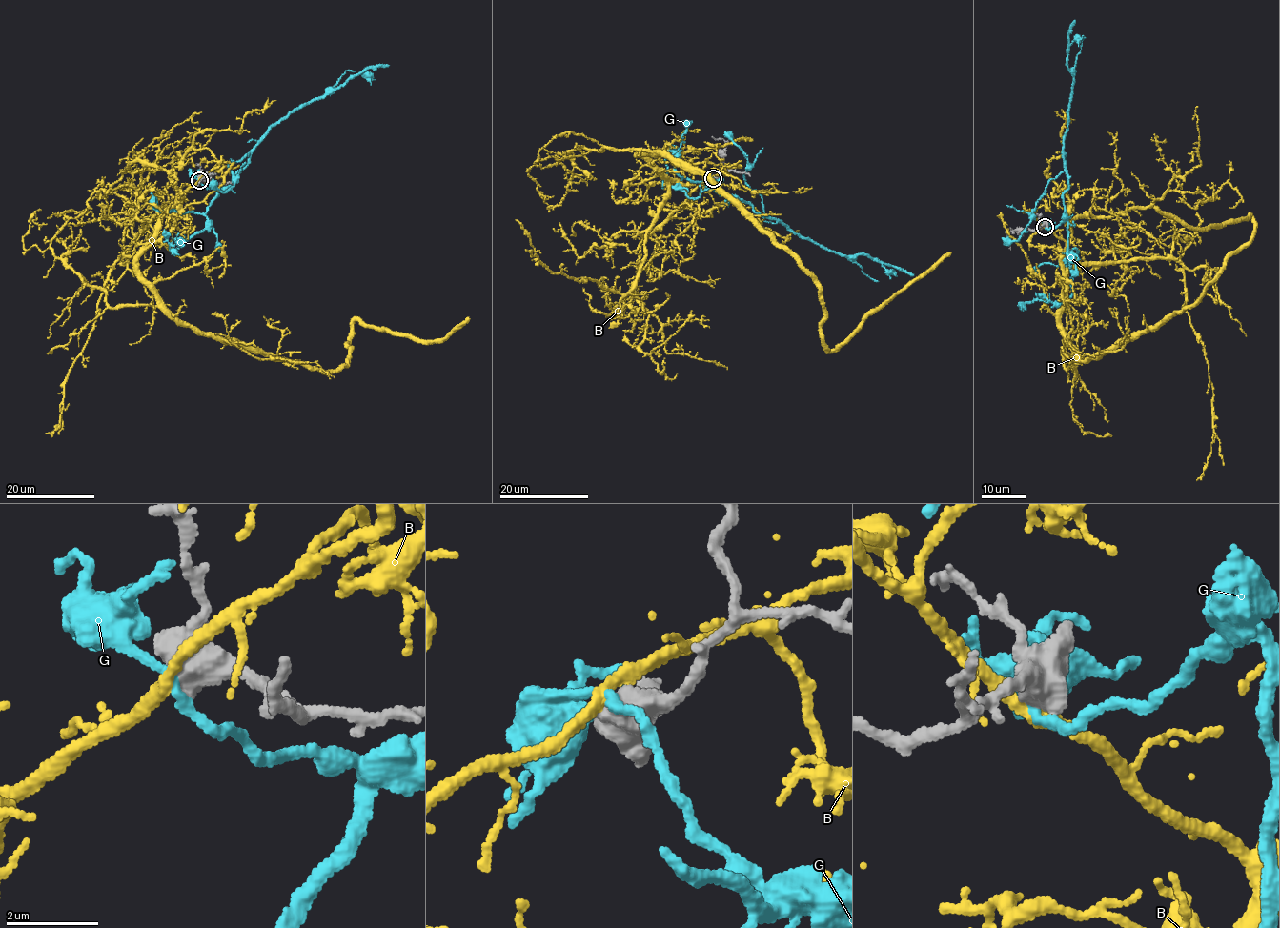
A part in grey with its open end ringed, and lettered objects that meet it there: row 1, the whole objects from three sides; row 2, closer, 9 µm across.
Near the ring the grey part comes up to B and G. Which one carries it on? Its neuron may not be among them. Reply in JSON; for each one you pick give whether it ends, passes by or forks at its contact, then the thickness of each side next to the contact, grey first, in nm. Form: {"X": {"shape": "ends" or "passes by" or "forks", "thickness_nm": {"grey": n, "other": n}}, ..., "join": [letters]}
{"G": {"shape": "passes by", "thickness_nm": {"grey": 550, "other": 190}}, "join": ["G"]}

